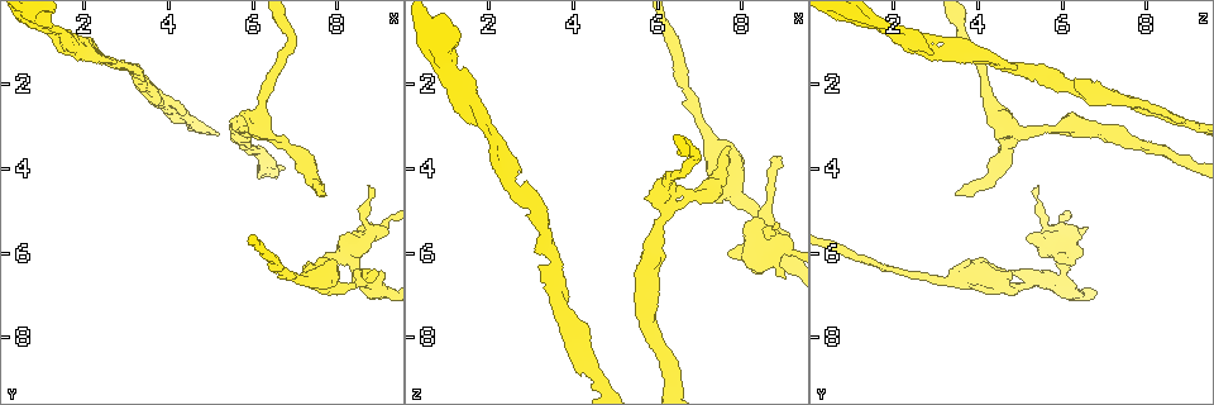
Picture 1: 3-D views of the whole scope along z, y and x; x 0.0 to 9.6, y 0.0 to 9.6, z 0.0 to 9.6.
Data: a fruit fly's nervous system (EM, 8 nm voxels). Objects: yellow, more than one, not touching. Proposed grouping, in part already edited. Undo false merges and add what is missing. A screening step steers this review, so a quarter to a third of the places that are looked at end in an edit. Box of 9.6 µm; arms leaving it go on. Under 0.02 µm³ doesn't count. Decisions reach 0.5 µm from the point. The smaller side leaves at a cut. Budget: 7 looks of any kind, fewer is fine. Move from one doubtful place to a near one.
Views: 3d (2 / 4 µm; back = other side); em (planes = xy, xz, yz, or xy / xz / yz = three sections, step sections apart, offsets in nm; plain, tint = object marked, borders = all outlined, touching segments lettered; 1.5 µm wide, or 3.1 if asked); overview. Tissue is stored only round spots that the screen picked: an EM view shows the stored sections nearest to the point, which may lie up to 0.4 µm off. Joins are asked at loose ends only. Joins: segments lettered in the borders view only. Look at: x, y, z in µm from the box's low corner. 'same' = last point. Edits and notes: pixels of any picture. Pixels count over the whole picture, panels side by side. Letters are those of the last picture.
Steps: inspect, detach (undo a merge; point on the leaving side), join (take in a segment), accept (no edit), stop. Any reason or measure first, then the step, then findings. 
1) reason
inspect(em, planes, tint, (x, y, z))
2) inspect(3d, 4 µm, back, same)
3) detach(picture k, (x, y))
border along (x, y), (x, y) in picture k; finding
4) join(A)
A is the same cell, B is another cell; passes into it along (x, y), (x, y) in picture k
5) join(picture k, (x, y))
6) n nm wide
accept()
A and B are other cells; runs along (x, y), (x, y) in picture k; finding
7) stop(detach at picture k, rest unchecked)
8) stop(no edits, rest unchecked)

thin end
inspect(em, yz, step 8, tint, (8.70, 4.35, 5.40))

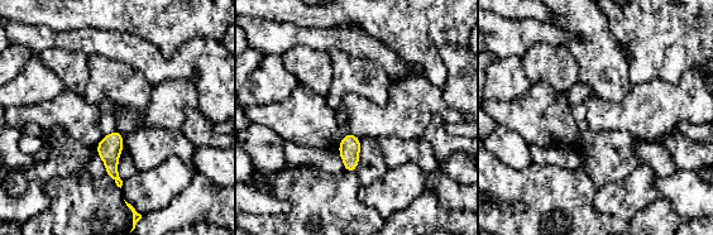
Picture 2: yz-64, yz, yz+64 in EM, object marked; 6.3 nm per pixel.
cut it another way
inspect(em, planes, borders, same)

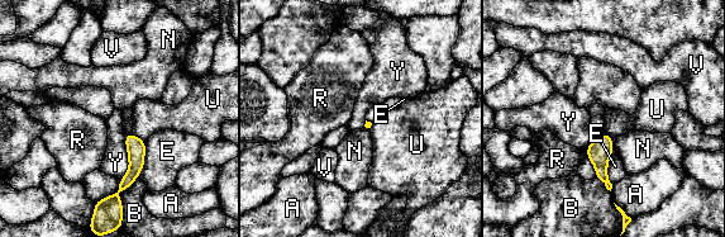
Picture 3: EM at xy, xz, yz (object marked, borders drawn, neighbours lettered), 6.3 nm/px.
Y touches over 300 nm
accept()
A, B, E, N, R, U, V and Y are other cells; border along (125, 133), (128, 171), (120, 179) in picture 3; no lettered segment goes on from it

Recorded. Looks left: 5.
an open end
inspect(em, yz, step 8, tint, (8.95, 6.40, 3.70))

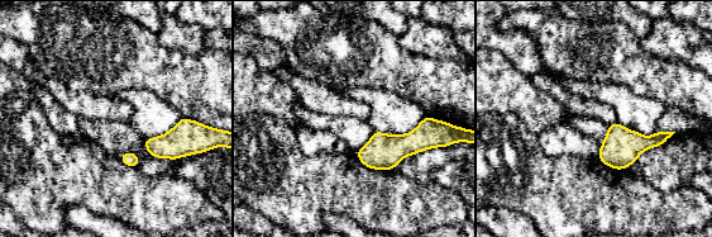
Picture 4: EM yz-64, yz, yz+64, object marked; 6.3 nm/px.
another direction
inspect(em, planes, tint, same)

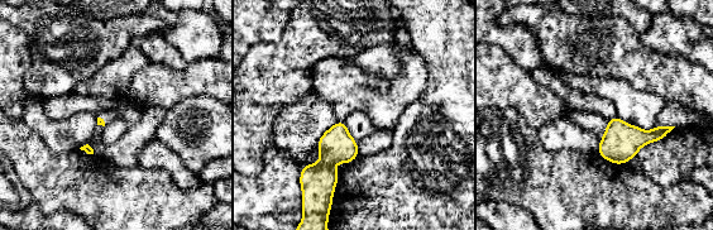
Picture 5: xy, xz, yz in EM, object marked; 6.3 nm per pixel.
inspect(em, planes, borders, same)

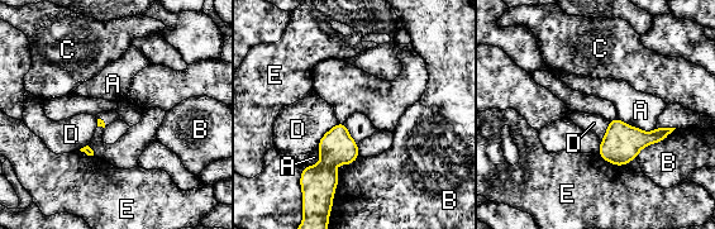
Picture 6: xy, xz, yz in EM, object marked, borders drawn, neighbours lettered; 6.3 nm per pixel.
accept()
A, B, C, D and E are other cells; border along (338, 122), (323, 136), (317, 146) in picture 6; none of them fits

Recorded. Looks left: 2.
stop(no edits, rest unchecked)

